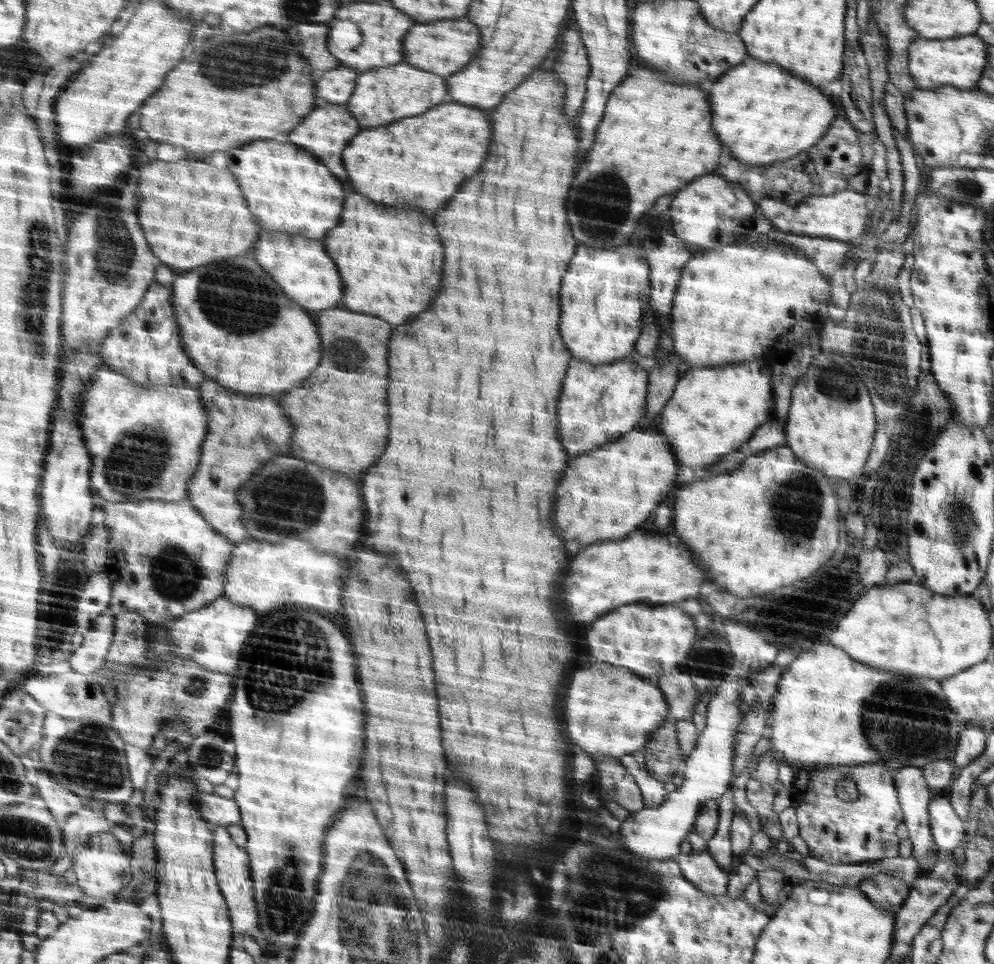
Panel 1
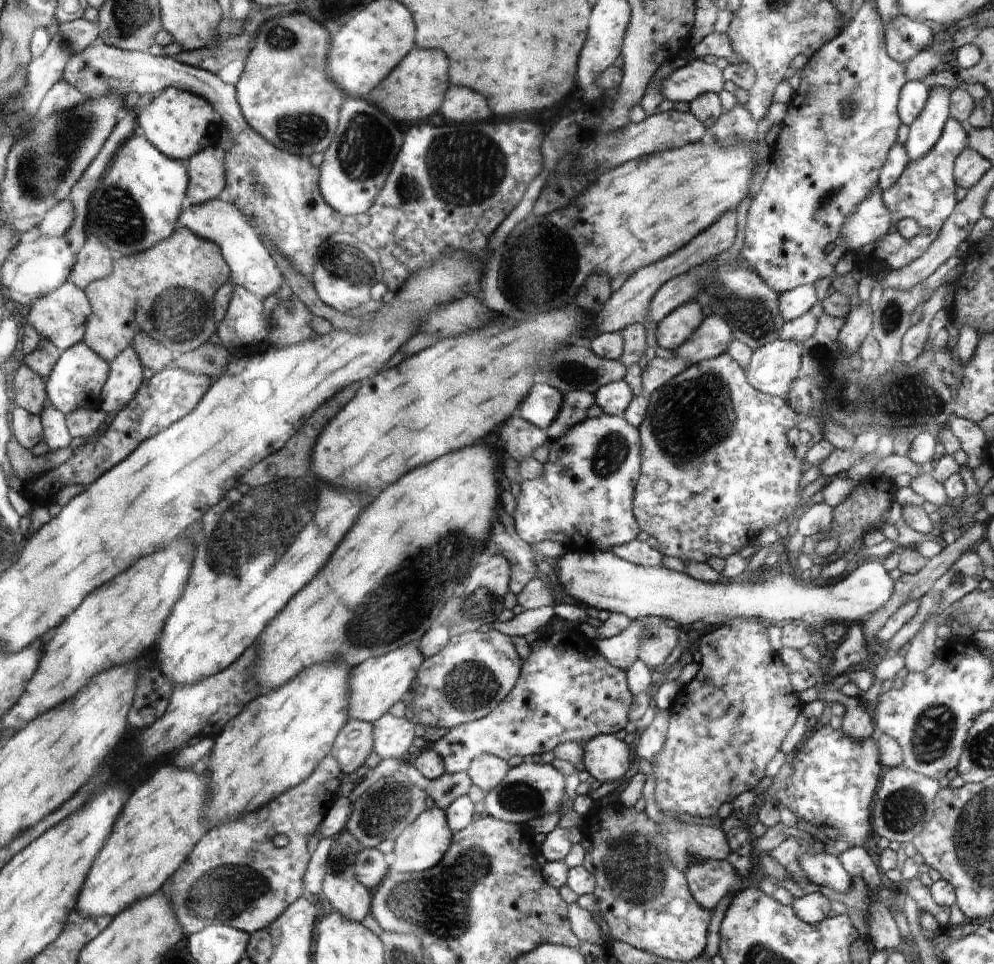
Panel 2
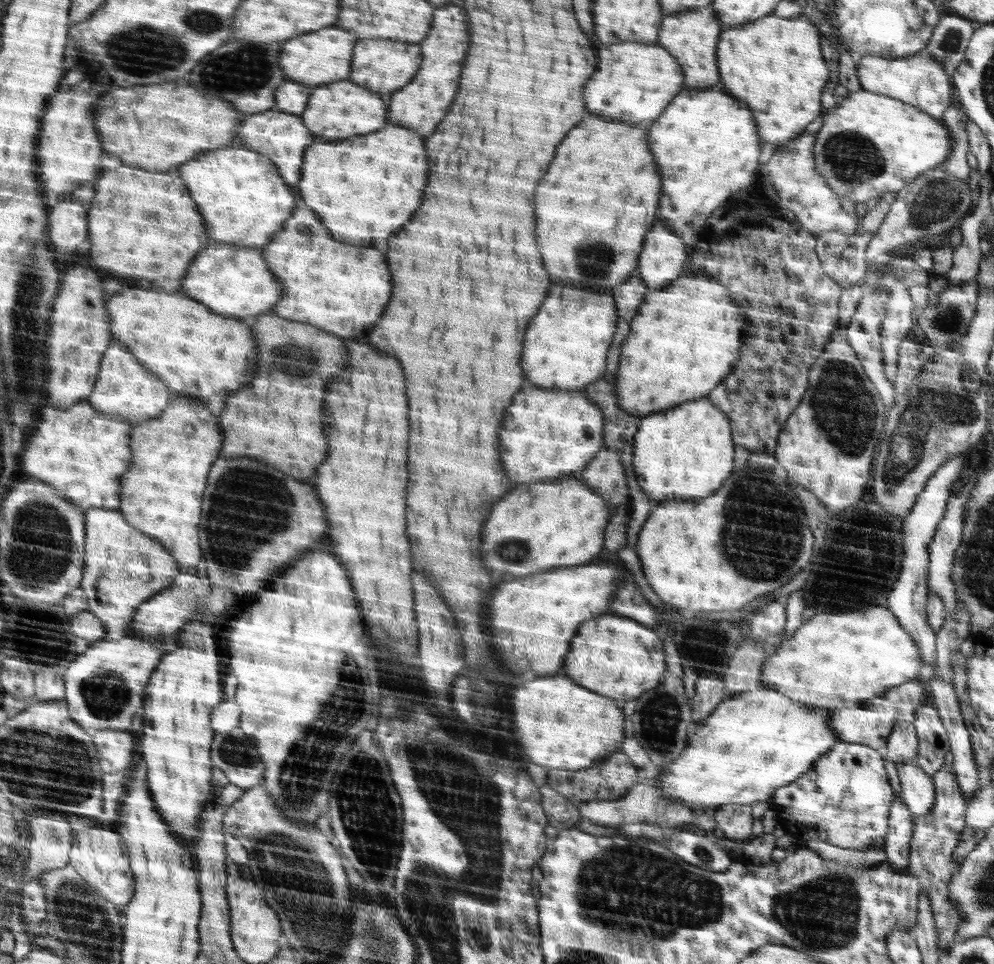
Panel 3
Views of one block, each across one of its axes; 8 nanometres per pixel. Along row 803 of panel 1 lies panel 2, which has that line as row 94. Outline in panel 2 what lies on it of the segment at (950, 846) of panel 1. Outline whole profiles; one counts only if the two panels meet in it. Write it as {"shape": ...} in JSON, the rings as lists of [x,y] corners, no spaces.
{"shape":[[[937,87],[929,92],[925,108],[910,126],[910,134],[904,144],[909,164],[924,157],[939,142],[945,123],[950,118],[951,92],[945,87]]]}

